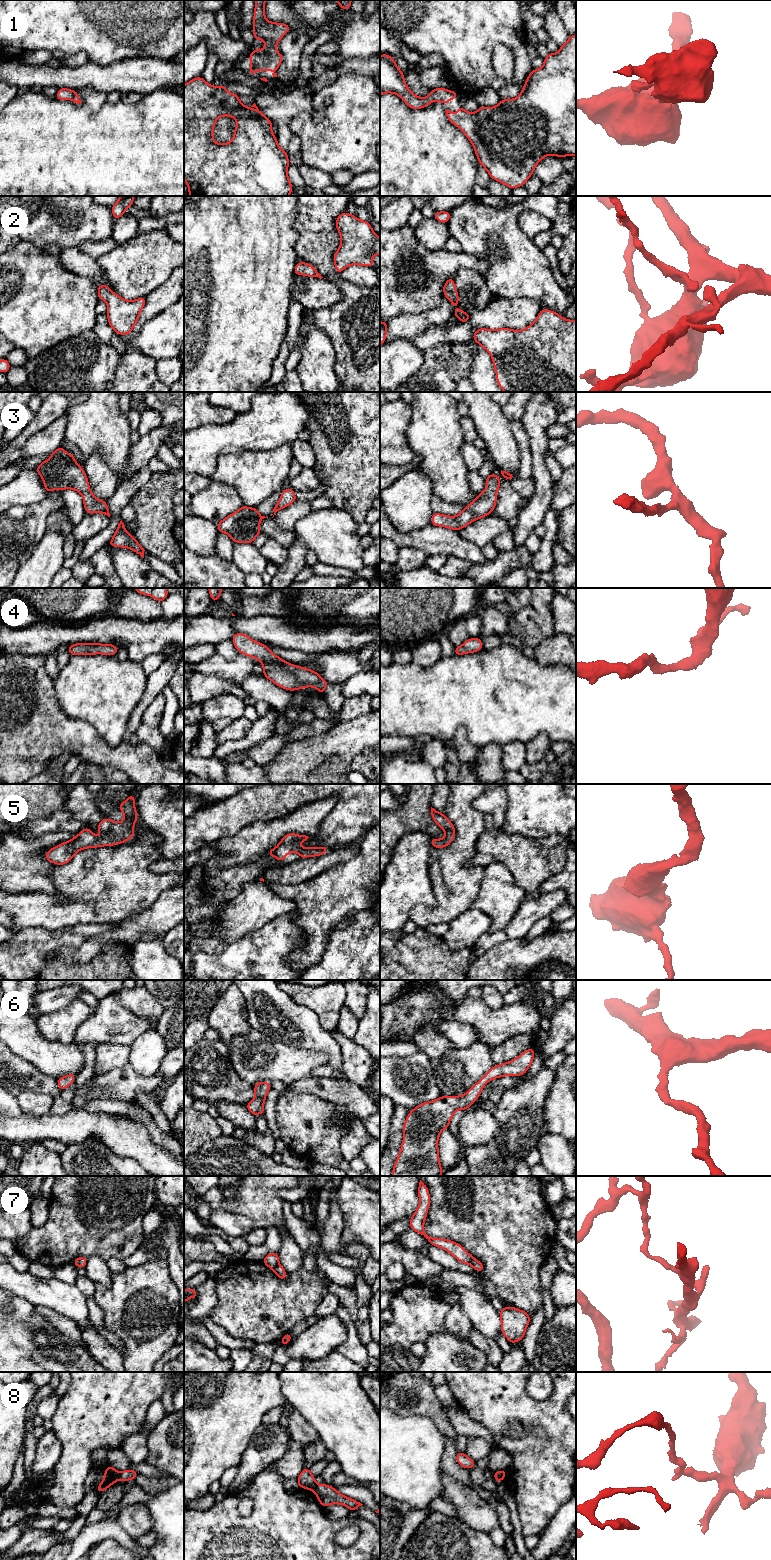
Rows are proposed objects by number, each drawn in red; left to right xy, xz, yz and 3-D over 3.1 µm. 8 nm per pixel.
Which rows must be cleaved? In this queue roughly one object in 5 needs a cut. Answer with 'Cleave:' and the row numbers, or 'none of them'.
Cleave: 7, 8

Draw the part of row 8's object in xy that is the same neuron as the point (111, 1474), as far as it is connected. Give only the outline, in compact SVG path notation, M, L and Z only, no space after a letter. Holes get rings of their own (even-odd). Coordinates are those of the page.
M109 1465L104 1471L104 1476L105 1478L96 1489L99 1494L119 1480L120 1472Z

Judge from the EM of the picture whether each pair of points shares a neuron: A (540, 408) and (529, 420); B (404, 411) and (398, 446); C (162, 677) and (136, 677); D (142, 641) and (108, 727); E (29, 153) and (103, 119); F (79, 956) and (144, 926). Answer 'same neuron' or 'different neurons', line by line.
A: same neuron
B: same neuron
C: different neurons
D: different neurons
E: same neuron
F: same neuron

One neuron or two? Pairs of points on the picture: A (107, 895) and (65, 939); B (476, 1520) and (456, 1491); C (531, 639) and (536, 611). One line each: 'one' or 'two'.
A: two
B: one
C: one

